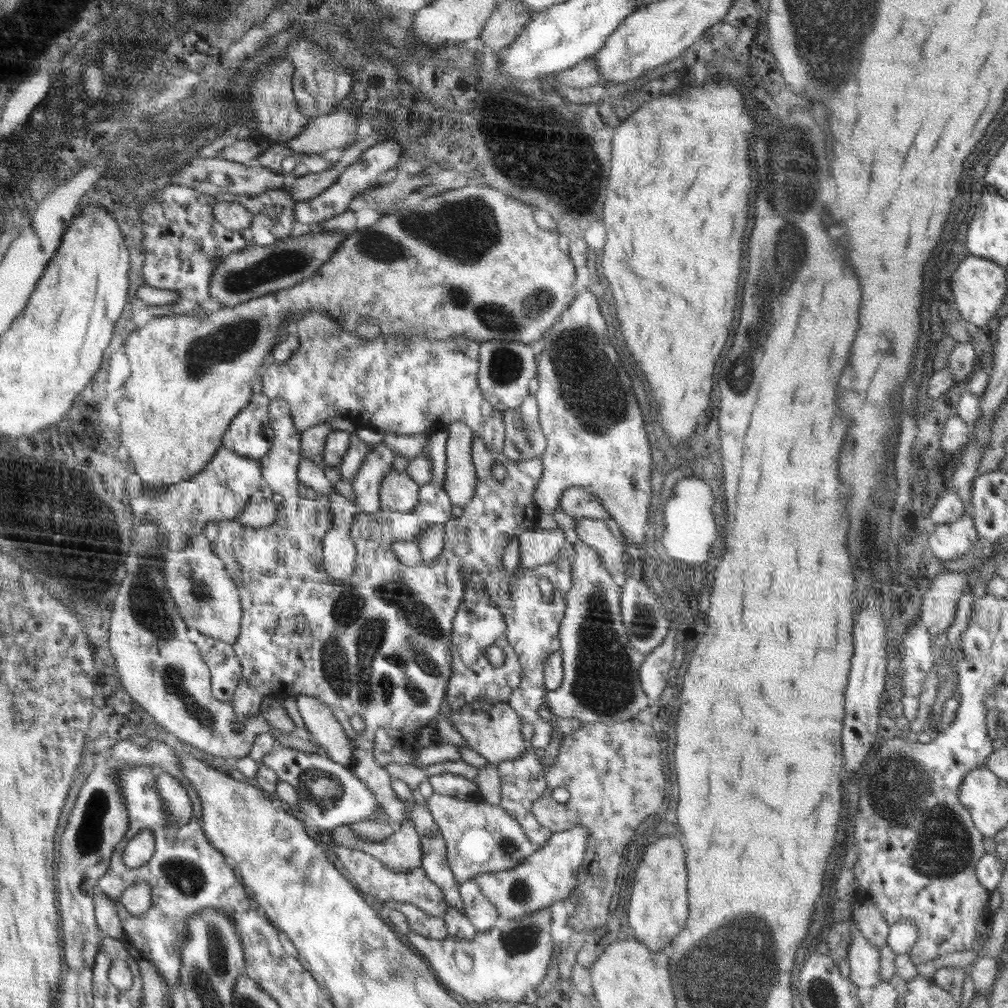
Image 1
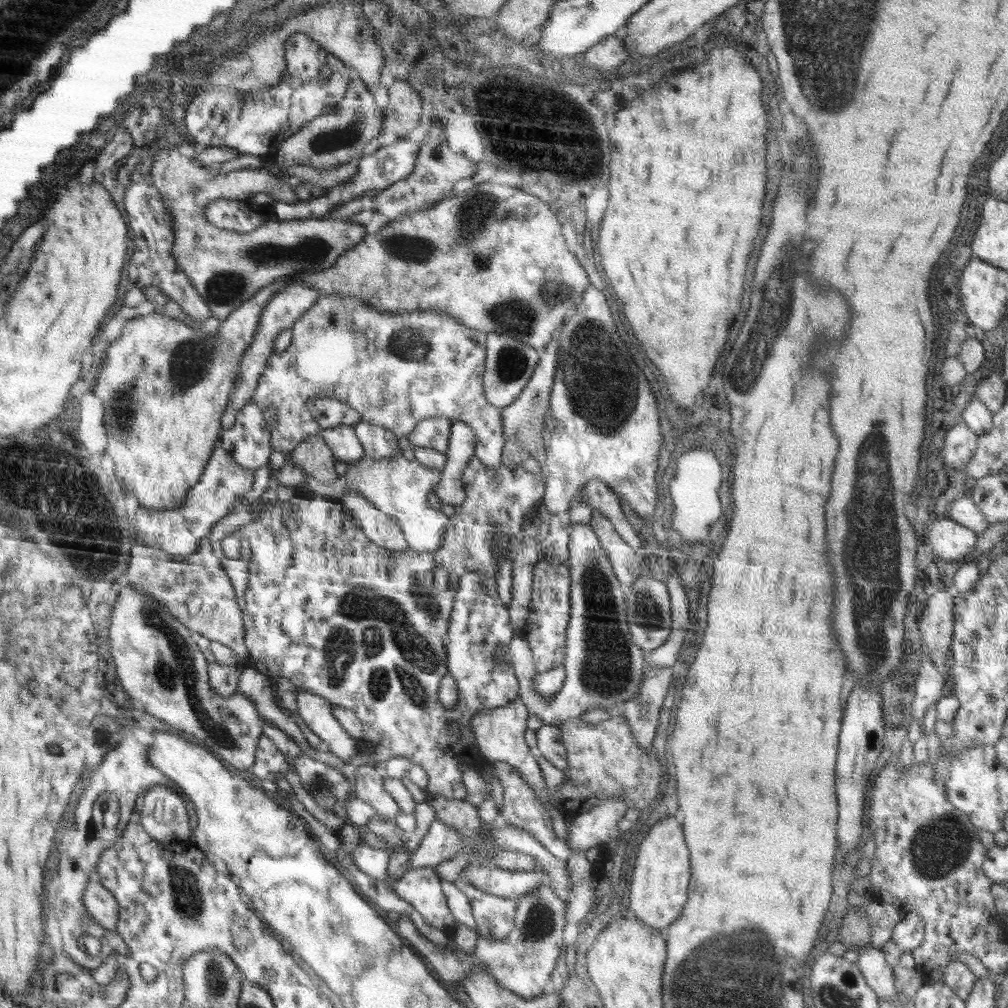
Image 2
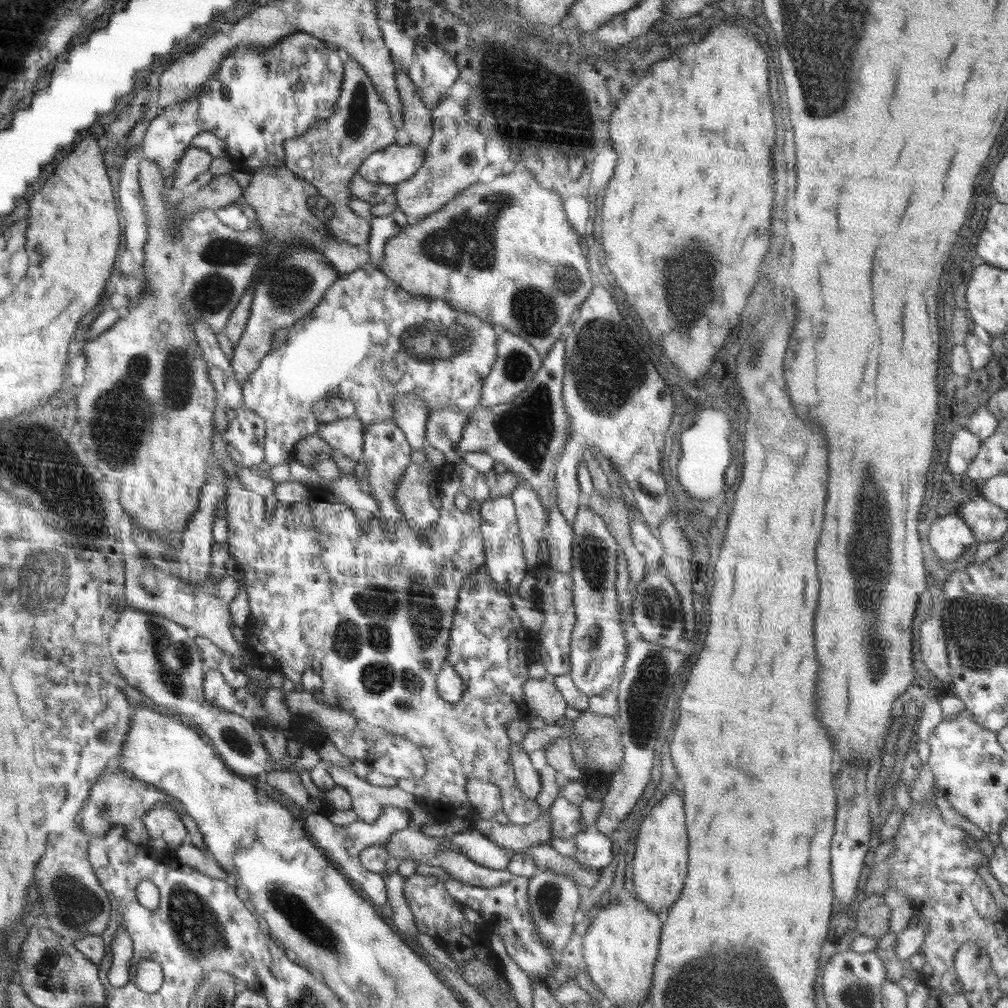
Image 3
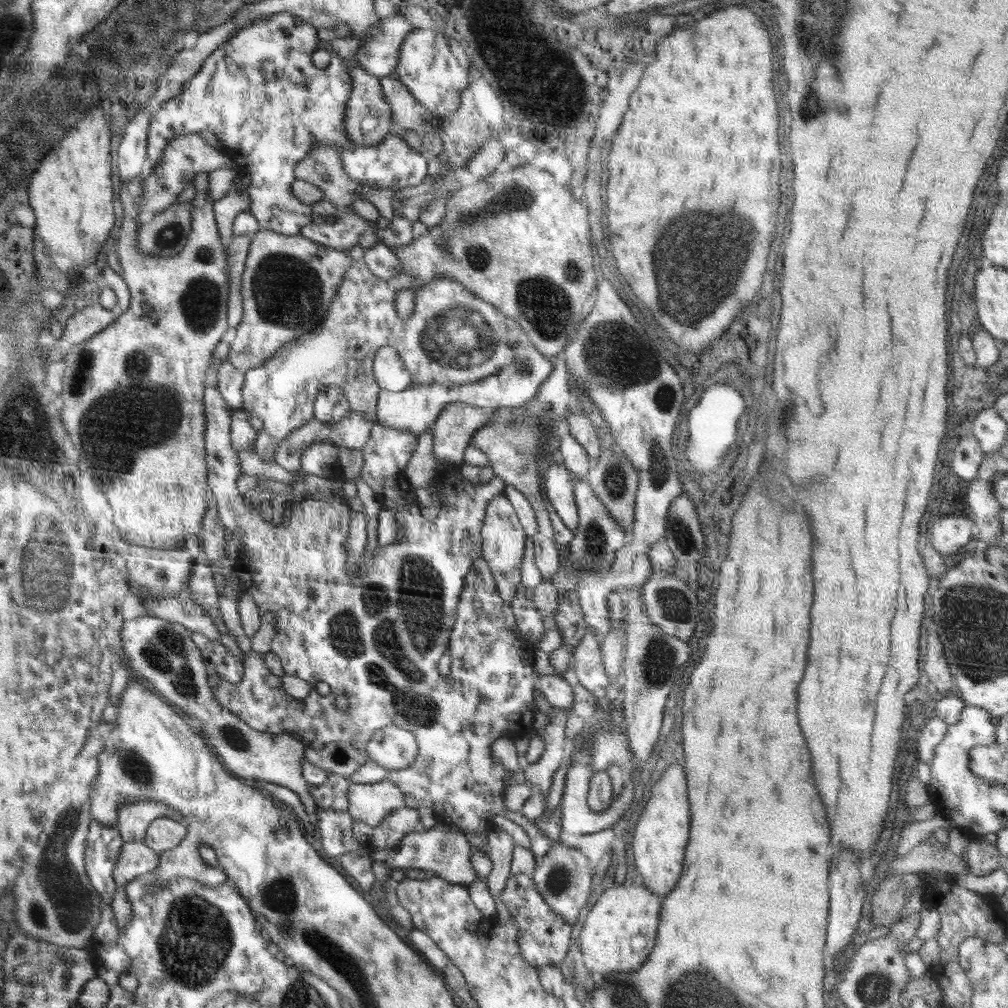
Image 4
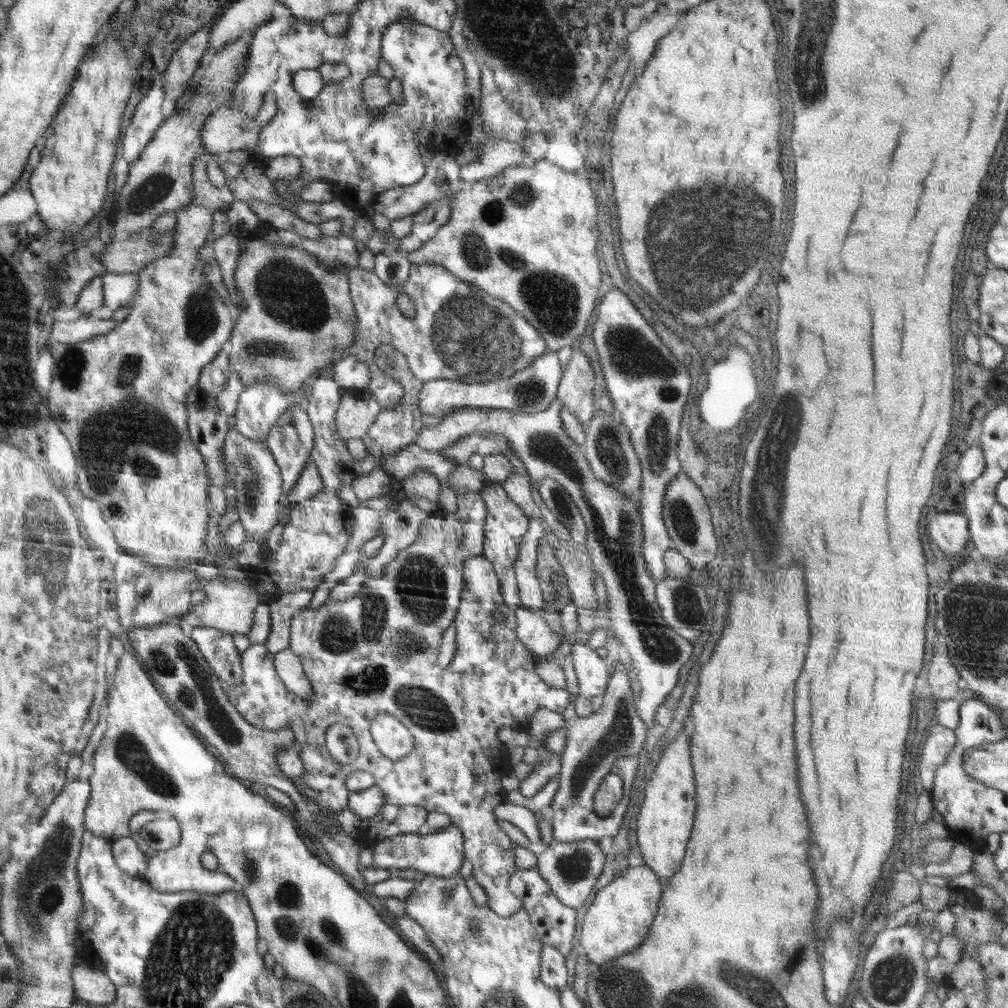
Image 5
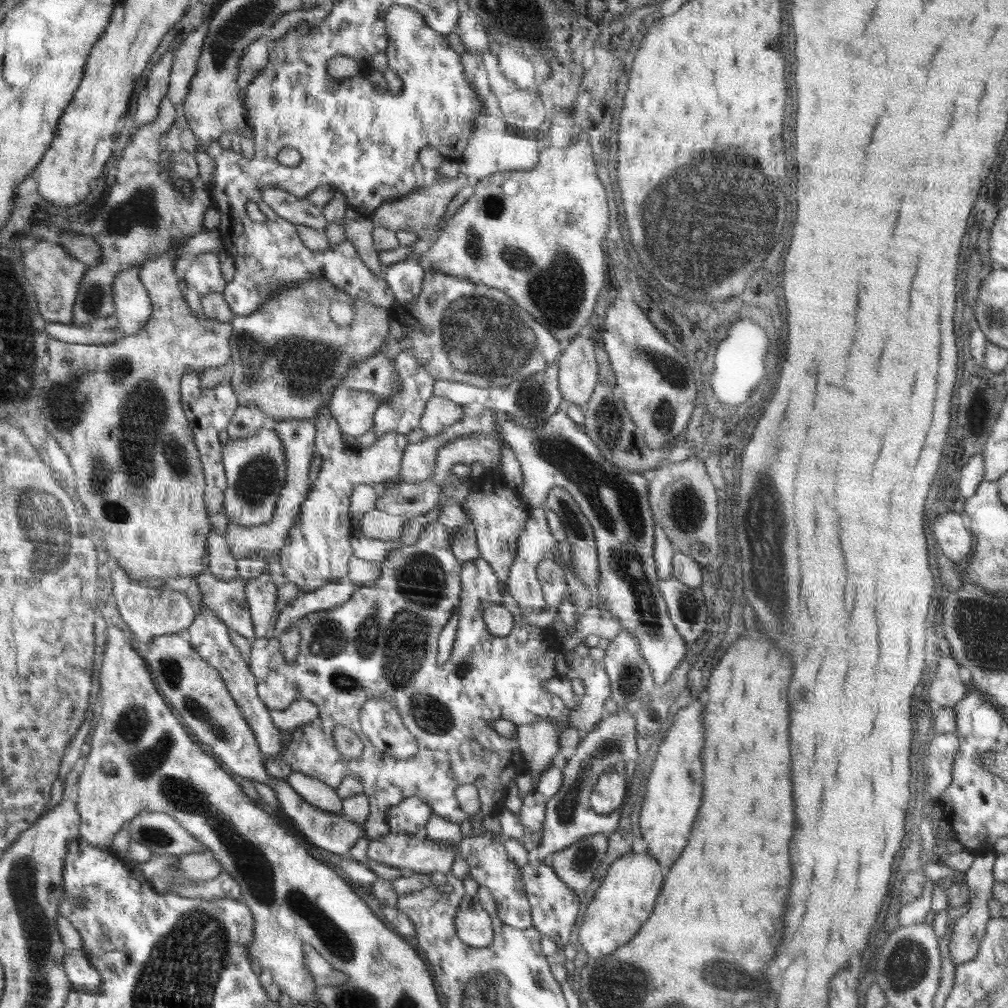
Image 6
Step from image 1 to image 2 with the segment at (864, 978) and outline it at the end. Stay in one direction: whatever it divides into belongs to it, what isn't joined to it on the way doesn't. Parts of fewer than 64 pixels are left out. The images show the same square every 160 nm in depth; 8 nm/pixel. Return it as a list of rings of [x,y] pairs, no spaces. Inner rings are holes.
[[[868,944],[866,949],[860,951],[856,964],[879,999],[888,1000],[898,995],[893,967],[886,962],[881,949],[876,949]]]

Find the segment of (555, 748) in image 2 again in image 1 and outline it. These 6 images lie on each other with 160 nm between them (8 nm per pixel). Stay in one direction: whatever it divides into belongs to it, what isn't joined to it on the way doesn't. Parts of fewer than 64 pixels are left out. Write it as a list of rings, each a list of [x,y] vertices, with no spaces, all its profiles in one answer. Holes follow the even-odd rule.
[[[271,399],[268,416],[274,438],[268,454],[259,459],[259,466],[264,485],[269,485],[278,499],[274,522],[270,526],[252,528],[233,519],[211,521],[204,526],[204,534],[212,543],[214,554],[220,557],[226,572],[238,588],[242,607],[240,633],[233,644],[242,667],[239,685],[230,701],[237,714],[235,727],[241,727],[251,716],[260,714],[262,699],[282,687],[285,687],[292,699],[300,695],[313,696],[326,704],[344,727],[345,733],[352,737],[352,772],[374,793],[379,806],[390,816],[390,824],[398,828],[404,821],[413,822],[421,840],[421,868],[442,889],[448,904],[443,918],[430,916],[415,904],[406,901],[387,900],[378,903],[378,906],[385,904],[388,908],[399,910],[406,917],[410,928],[426,938],[444,940],[452,937],[462,942],[472,940],[477,930],[463,914],[465,908],[459,895],[459,884],[447,861],[446,841],[427,806],[417,802],[407,804],[395,795],[391,787],[391,774],[378,765],[374,758],[375,732],[383,728],[390,736],[395,736],[396,748],[411,753],[414,764],[416,755],[424,747],[436,742],[438,734],[435,723],[445,698],[450,705],[450,711],[460,711],[466,704],[487,700],[491,704],[513,702],[521,720],[533,726],[530,739],[532,748],[544,749],[549,745],[553,731],[552,721],[545,722],[537,710],[548,692],[544,684],[547,658],[553,652],[561,650],[559,628],[572,584],[572,547],[566,545],[551,564],[538,566],[530,571],[520,571],[518,568],[512,575],[508,575],[502,565],[506,545],[512,536],[519,537],[527,530],[538,528],[540,513],[535,510],[533,496],[543,473],[542,461],[540,458],[510,460],[501,452],[488,450],[476,432],[469,432],[468,446],[475,466],[475,491],[468,504],[462,507],[462,516],[455,517],[451,513],[452,503],[443,489],[448,433],[444,429],[431,431],[422,452],[430,461],[432,475],[441,486],[434,486],[431,482],[421,485],[414,512],[380,510],[374,514],[358,513],[349,530],[357,550],[356,568],[351,578],[340,582],[330,580],[324,570],[323,538],[334,522],[329,498],[325,494],[319,494],[314,500],[302,498],[296,489],[297,466],[302,459],[301,442],[300,432],[294,428],[289,404],[282,399]],[[496,462],[507,469],[507,475],[502,480],[495,480],[492,476],[492,467]],[[436,523],[443,523],[445,530],[443,551],[437,556],[437,560],[432,564],[423,563],[414,567],[399,562],[391,544],[404,539],[414,540],[418,532]],[[541,576],[548,578],[552,584],[553,600],[543,598],[539,588]],[[490,646],[500,648],[504,654],[504,661],[498,667],[487,661],[485,650]],[[354,714],[360,714],[366,724],[361,733],[351,732],[349,720]]]

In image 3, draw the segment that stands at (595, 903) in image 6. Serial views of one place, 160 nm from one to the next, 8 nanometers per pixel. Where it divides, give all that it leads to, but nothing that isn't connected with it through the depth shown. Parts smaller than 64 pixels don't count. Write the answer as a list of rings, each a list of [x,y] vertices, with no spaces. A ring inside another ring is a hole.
[[[634,895],[604,905],[590,923],[582,939],[583,960],[592,982],[614,1002],[614,1006],[634,1005],[646,1000],[658,958],[663,916],[651,911]]]

